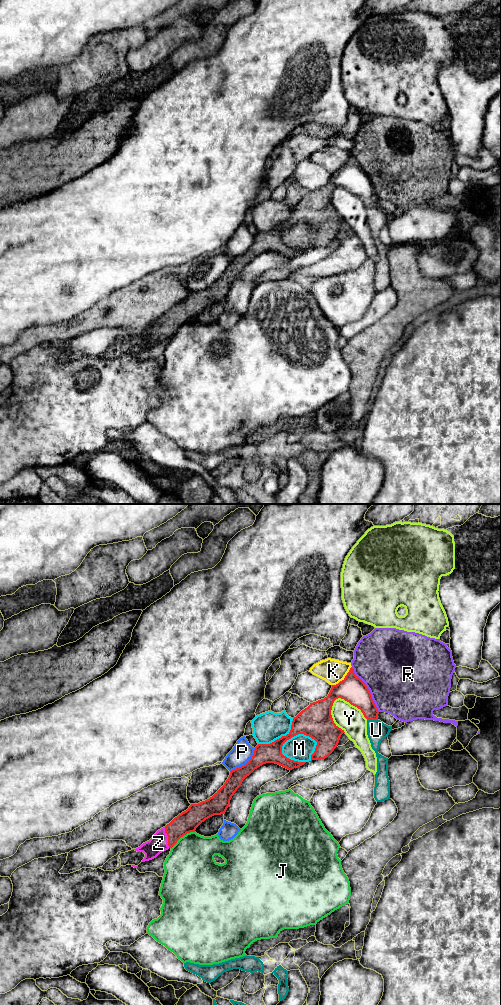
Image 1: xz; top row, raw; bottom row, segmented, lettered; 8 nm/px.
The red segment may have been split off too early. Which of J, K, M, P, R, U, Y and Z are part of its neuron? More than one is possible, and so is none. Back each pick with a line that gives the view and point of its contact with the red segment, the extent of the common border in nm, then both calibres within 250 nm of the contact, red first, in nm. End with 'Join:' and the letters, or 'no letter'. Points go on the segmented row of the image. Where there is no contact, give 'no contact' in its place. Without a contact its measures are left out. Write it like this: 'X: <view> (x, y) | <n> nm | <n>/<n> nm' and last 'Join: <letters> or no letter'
Z: xz (168, 837) | 170 nm | 170/150 nm
Join: Z

